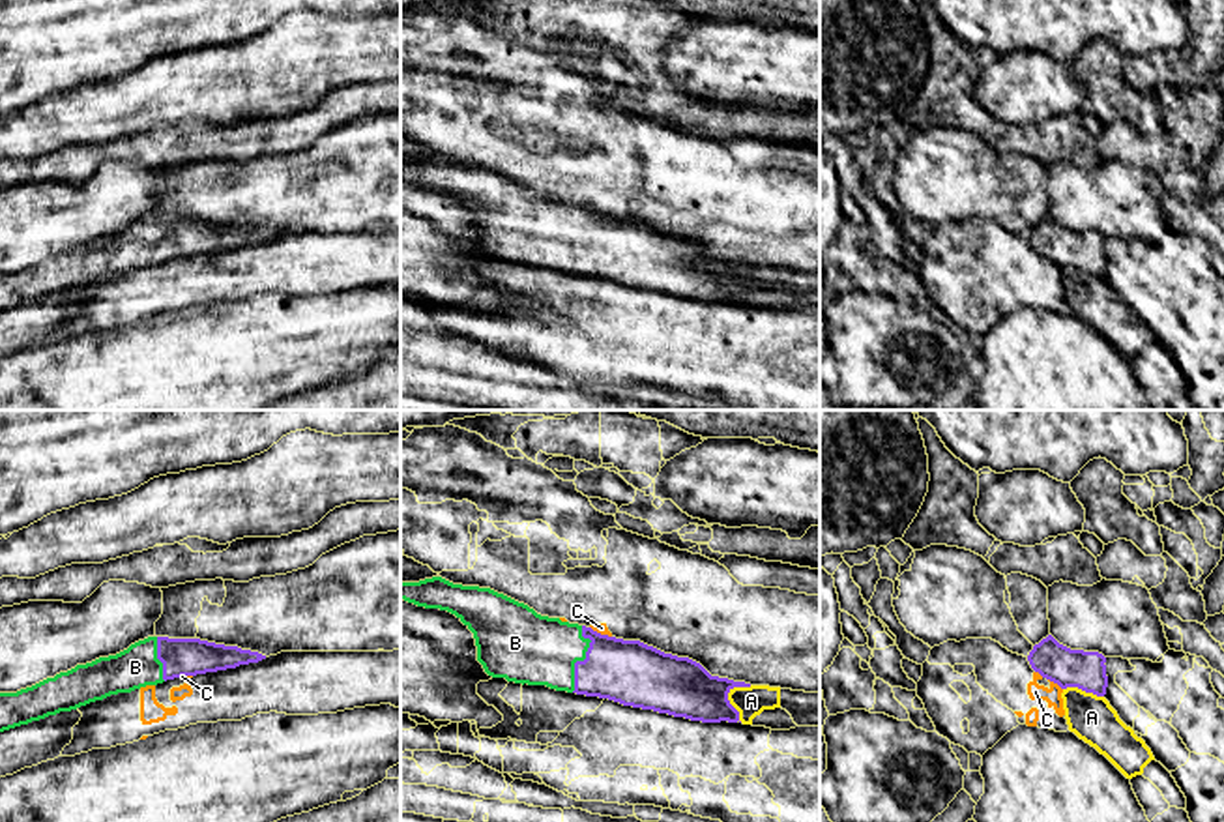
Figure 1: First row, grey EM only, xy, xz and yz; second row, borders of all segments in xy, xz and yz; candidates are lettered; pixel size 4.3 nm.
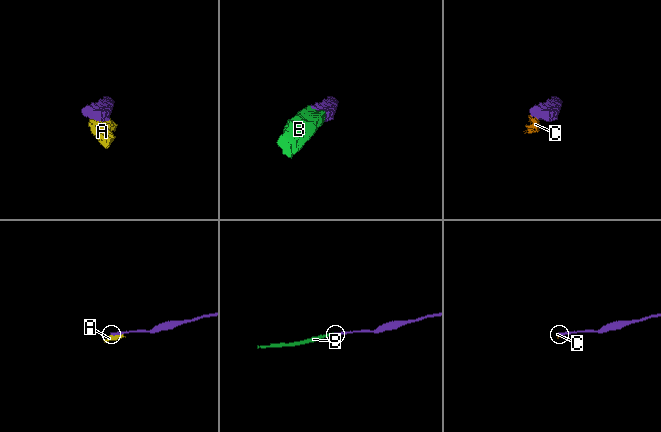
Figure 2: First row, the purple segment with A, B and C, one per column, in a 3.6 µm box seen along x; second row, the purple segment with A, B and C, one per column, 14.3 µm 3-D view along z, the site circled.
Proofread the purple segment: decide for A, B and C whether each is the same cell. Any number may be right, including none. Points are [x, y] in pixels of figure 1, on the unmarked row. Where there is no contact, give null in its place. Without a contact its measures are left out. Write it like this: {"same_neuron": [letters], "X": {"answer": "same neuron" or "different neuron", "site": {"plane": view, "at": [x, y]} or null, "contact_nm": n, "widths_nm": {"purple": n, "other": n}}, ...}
{"same_neuron": ["B"], "A": {"answer": "different neuron", "site": {"plane": "xz", "at": [727, 278]}, "contact_nm": 170, "widths_nm": {"purple": 260, "other": 130}}, "B": {"answer": "same neuron", "site": {"plane": "xz", "at": [584, 240]}, "contact_nm": 300, "widths_nm": {"purple": 280, "other": 300}}, "C": {"answer": "different neuron", "site": {"plane": "yz", "at": [1056, 263]}, "contact_nm": 80, "widths_nm": {"purple": 160, "other": 70}}}

